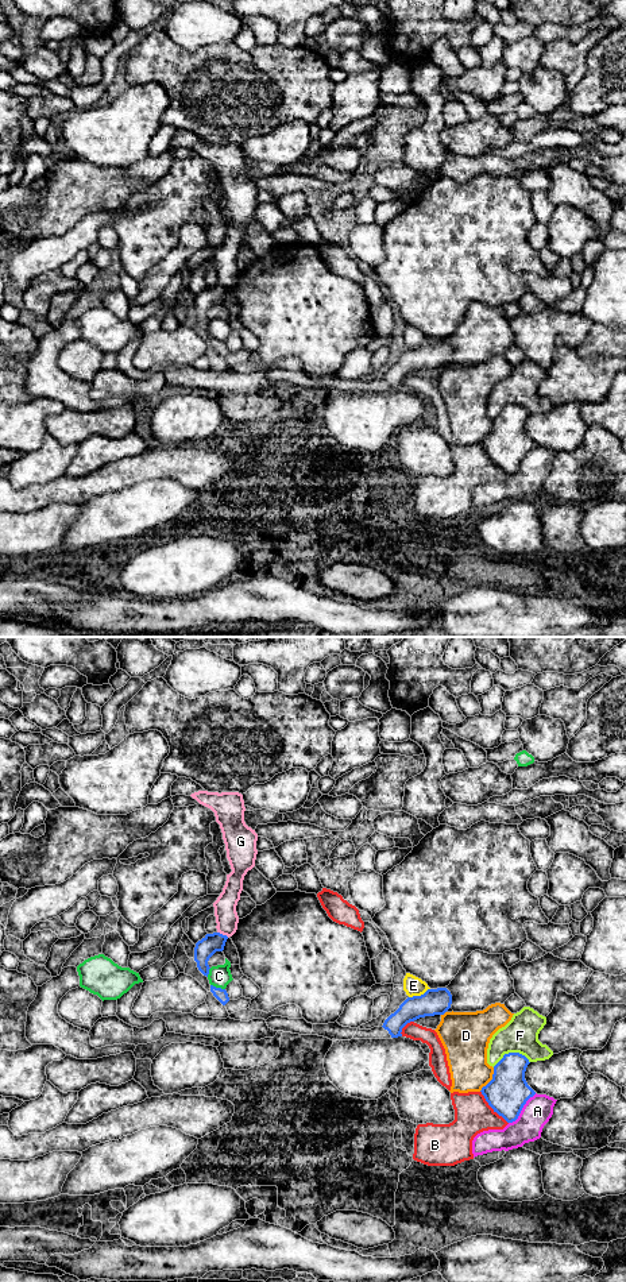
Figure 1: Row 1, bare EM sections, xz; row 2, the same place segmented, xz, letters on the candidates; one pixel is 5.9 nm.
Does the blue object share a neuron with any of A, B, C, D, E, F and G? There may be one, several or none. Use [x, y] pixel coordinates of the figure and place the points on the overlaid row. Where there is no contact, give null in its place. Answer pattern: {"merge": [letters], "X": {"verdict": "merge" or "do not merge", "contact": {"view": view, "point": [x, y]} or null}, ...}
{"merge": [], "A": {"verdict": "do not merge", "contact": {"view": "xz", "point": [521, 1109]}}, "B": {"verdict": "do not merge", "contact": {"view": "xz", "point": [491, 1107]}}, "C": {"verdict": "do not merge", "contact": {"view": "xz", "point": [217, 988]}}, "D": {"verdict": "do not merge", "contact": {"view": "xz", "point": [491, 1080]}}, "E": {"verdict": "do not merge", "contact": {"view": "xz", "point": [418, 996]}}, "F": {"verdict": "do not merge", "contact": {"view": "xz", "point": [510, 1053]}}, "G": {"verdict": "do not merge", "contact": {"view": "xz", "point": [221, 934]}}}

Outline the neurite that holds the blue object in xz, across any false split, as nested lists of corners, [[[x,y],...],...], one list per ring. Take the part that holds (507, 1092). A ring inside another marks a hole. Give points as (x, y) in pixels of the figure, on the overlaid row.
[[[519,1053],[505,1054],[494,1066],[492,1080],[480,1090],[494,1112],[507,1123],[515,1121],[526,1101],[536,1094],[525,1080],[529,1063]]]

